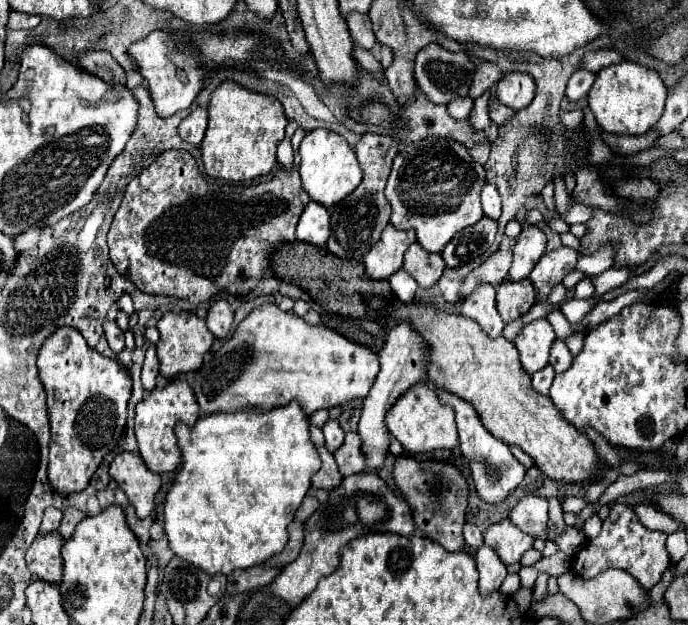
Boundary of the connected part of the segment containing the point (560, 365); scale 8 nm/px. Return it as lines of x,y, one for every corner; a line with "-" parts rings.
557,340
557,342
553,344
549,362
551,362
551,366
555,368
555,372
565,372
565,370
571,368
573,356
571,356
571,352
569,352
569,348
567,348
567,344
565,344
563,340

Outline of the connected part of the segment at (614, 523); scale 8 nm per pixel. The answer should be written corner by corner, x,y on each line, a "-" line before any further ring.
613,504
609,516
603,520
603,530
599,532
599,536
587,540
581,550
571,558
571,570
581,578
595,578
603,570
619,568
629,572
643,588
649,590
661,580
663,572
671,564
669,552
665,550
665,540
667,534
645,528
631,506

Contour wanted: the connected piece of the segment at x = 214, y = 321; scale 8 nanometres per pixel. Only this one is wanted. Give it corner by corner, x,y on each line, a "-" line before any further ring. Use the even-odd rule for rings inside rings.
217,300
211,304
207,314
207,326
215,338
227,338
233,324
233,310
227,300

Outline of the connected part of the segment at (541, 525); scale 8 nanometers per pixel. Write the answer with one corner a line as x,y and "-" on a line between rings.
523,496
511,510
509,520
533,538
541,538
549,524
549,506
541,496

